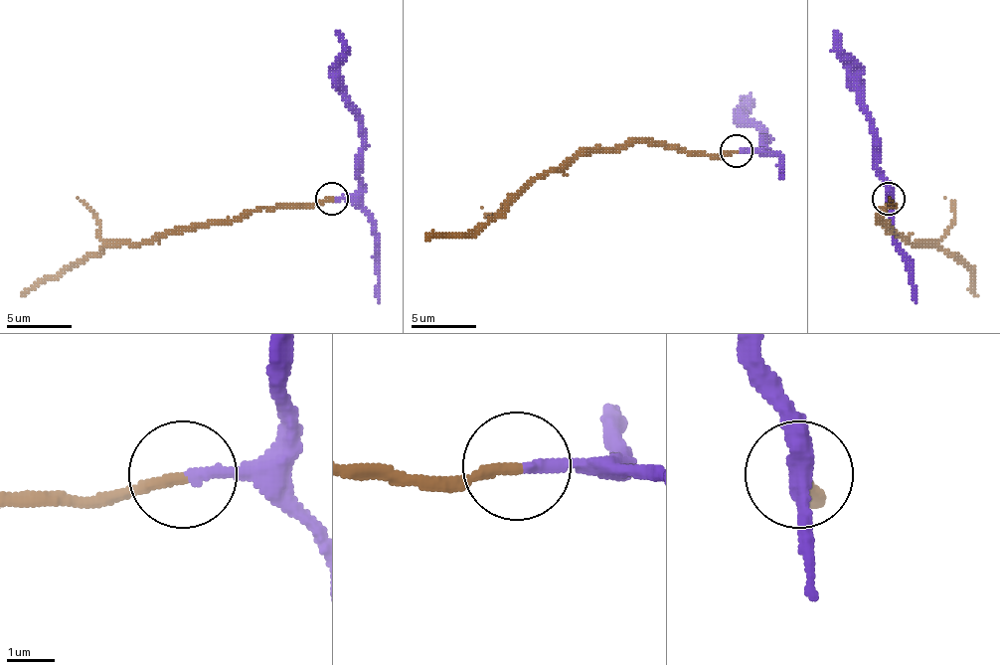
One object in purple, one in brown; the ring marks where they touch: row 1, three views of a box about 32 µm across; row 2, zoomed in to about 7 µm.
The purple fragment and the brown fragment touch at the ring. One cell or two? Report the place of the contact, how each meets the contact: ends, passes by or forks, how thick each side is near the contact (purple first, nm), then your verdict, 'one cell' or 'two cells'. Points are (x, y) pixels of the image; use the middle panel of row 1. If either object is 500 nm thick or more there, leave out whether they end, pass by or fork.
place (737, 151); purple ends; brown ends; calibres 240 and 240 nm; one cell

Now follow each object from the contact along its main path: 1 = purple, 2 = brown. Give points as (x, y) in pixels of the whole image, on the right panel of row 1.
1: (890, 198), (877, 165), (877, 129), (850, 64), (837, 51), (834, 31)
2: (890, 198), (893, 204), (880, 221), (909, 244), (938, 244), (964, 263), (978, 296)

